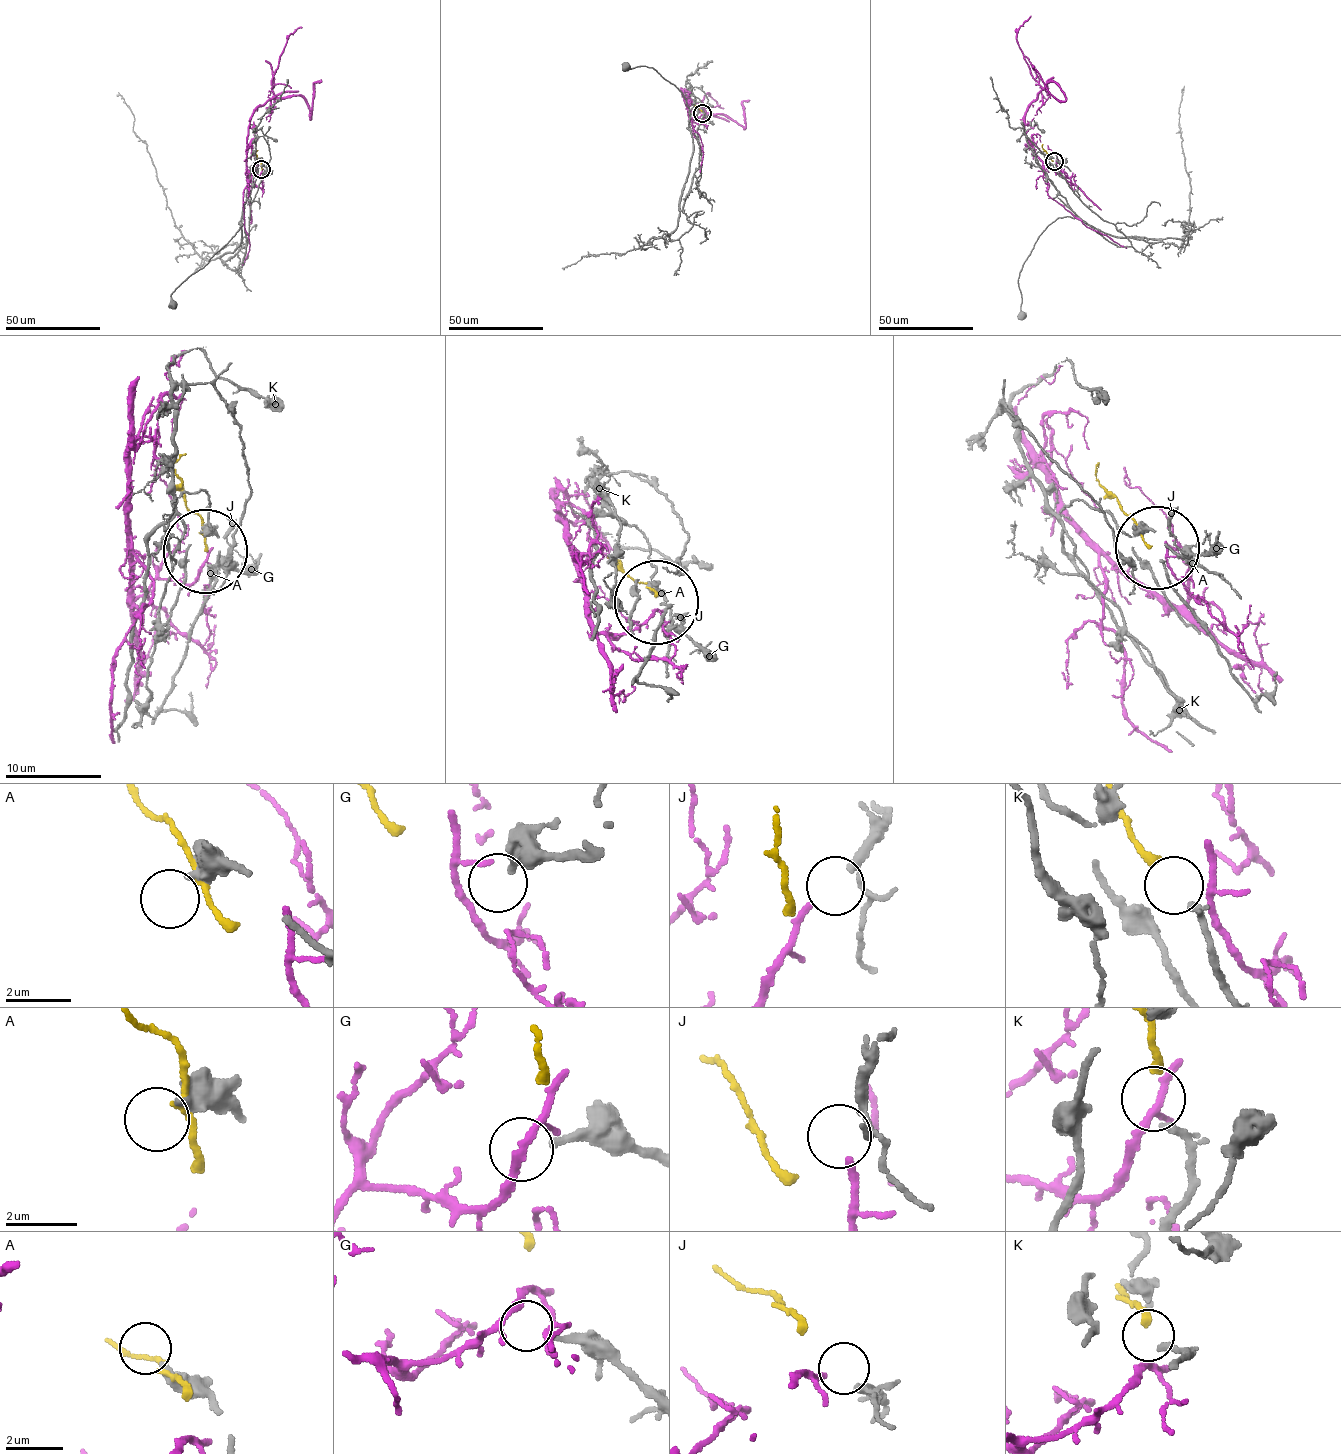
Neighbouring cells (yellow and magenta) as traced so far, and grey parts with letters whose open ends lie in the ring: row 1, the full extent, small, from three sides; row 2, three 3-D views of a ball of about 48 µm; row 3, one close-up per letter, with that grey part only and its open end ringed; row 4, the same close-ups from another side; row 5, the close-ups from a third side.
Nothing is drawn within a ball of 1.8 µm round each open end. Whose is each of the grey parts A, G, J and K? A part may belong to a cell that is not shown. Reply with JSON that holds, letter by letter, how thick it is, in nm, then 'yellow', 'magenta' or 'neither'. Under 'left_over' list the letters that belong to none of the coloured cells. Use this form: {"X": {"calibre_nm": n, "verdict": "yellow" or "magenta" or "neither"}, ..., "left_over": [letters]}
{"A": {"calibre_nm": 400, "verdict": "neither"}, "G": {"calibre_nm": 200, "verdict": "neither"}, "J": {"calibre_nm": 220, "verdict": "magenta"}, "K": {"calibre_nm": 150, "verdict": "yellow"}, "left_over": ["A", "G"]}

